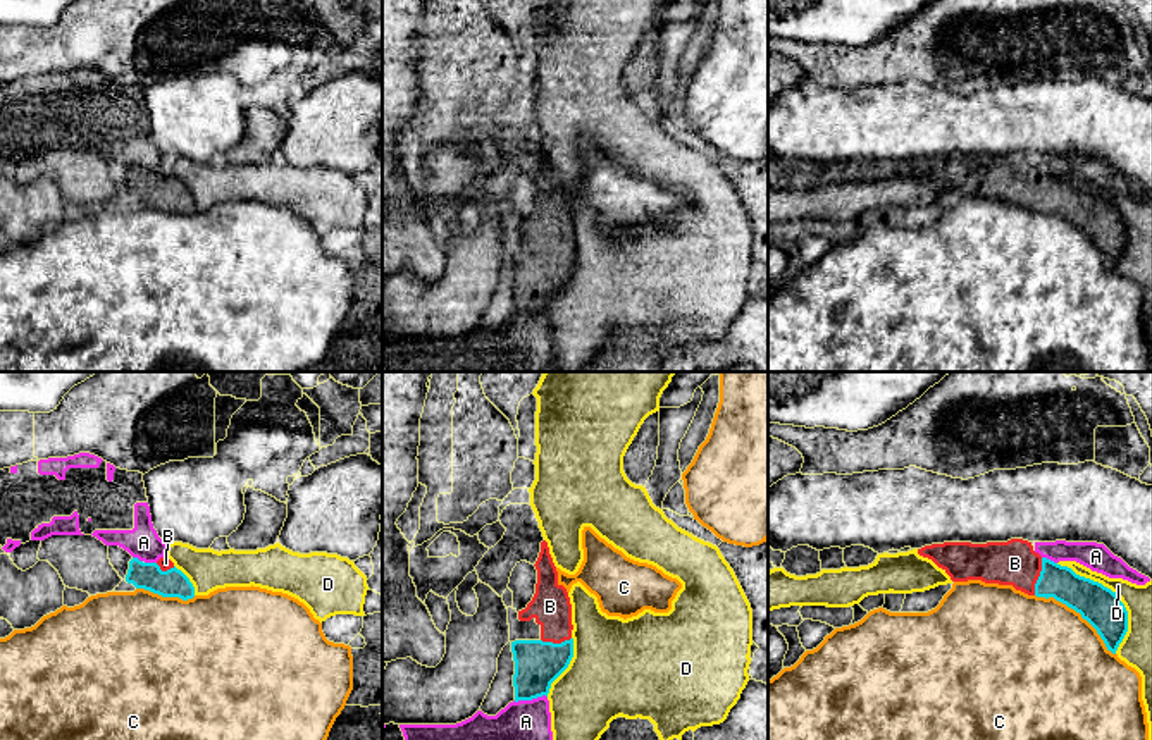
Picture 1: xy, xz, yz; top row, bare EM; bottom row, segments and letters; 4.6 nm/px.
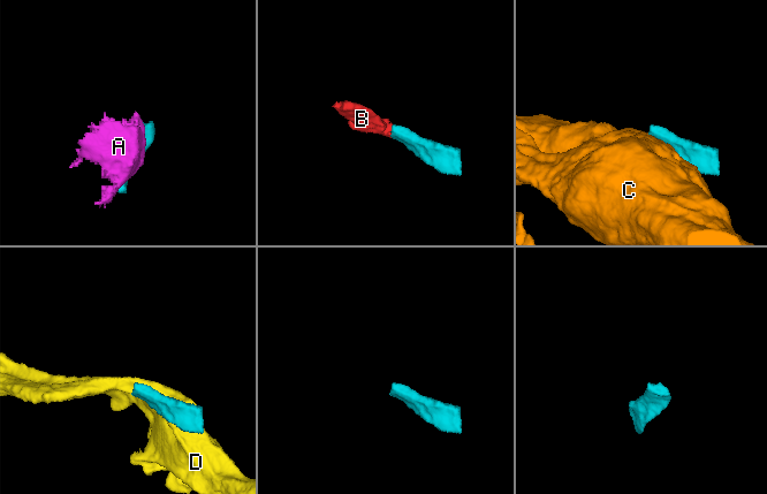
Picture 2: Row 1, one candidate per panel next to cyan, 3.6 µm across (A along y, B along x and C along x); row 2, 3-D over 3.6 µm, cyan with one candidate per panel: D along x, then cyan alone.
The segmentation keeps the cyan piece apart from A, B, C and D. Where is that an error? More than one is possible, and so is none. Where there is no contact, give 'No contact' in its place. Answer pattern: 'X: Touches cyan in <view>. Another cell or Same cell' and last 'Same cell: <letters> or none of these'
A: Touches cyan in xz. Another cell
B: Touches cyan in yz. Same cell
C: Touches cyan in yz. Another cell
D: Touches cyan in yz. Another cell
Same cell: B

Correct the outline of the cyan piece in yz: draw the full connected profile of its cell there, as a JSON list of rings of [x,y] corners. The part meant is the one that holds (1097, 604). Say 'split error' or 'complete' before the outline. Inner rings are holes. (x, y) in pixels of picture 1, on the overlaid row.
split error | [[[944,542],[918,549],[932,559],[952,582],[982,580],[1013,585],[1028,595],[1054,597],[1087,620],[1116,654],[1128,632],[1128,611],[1111,589],[1076,575],[1033,551],[1031,542]]]

